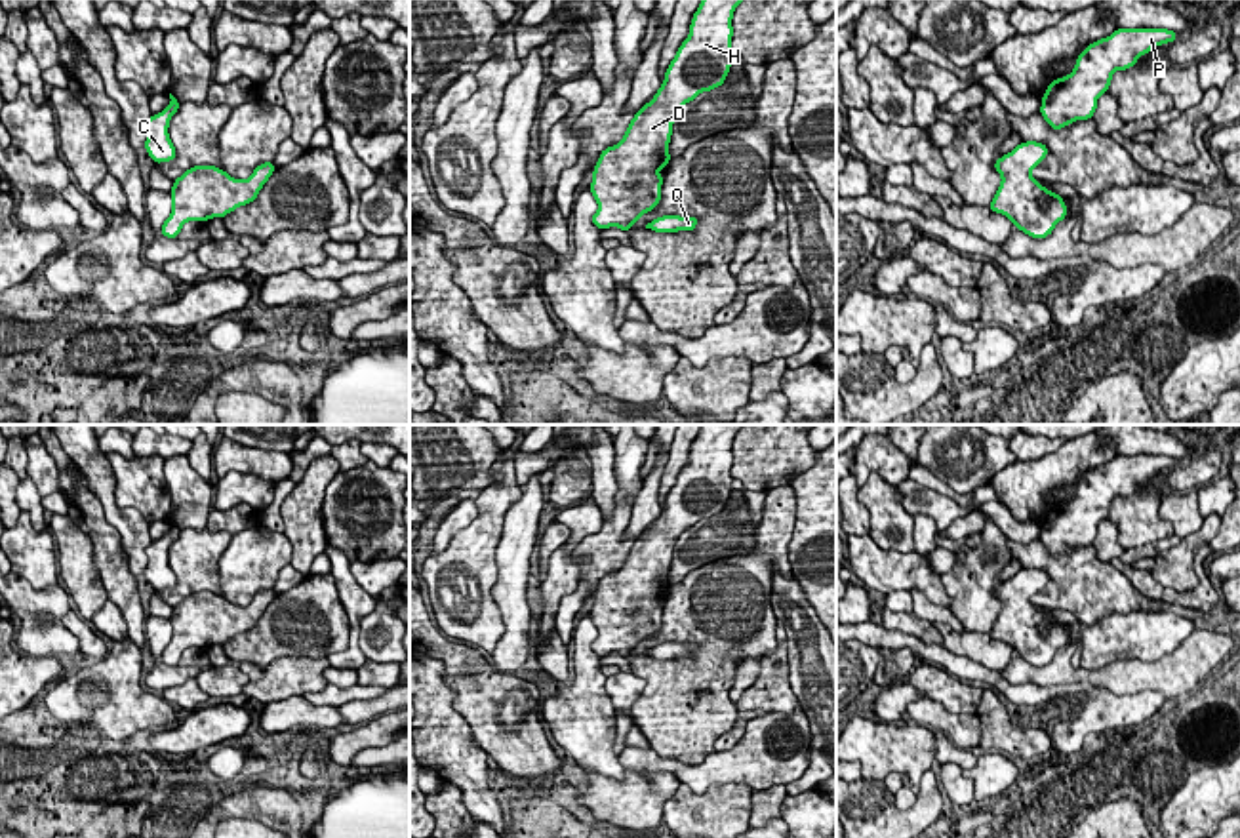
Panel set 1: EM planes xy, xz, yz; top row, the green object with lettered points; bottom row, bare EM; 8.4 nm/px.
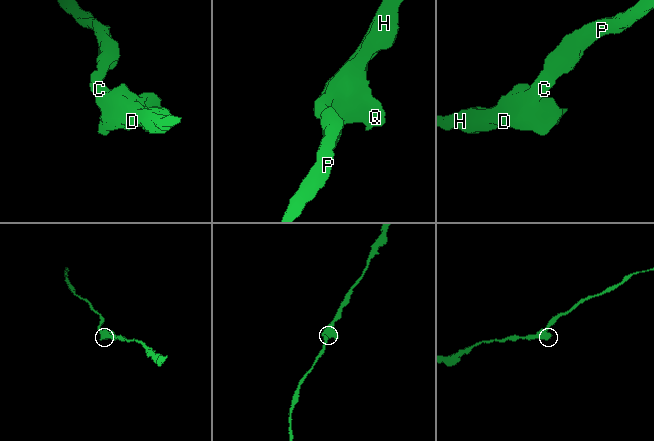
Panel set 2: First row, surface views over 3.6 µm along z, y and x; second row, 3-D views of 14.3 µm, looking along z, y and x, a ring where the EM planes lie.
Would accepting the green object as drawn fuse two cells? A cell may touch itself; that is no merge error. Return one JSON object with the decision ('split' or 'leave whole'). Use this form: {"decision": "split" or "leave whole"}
{"decision": "leave whole"}

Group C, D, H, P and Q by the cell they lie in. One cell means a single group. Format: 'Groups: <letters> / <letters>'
Groups: C D H P Q

